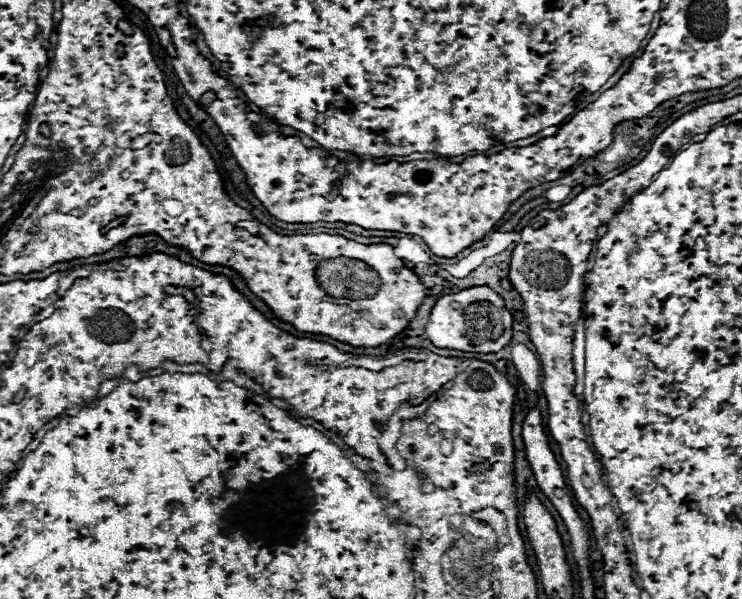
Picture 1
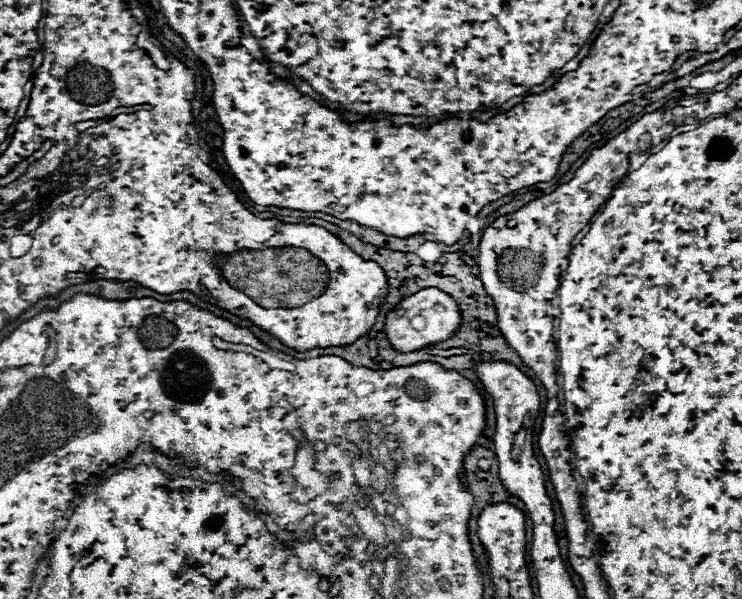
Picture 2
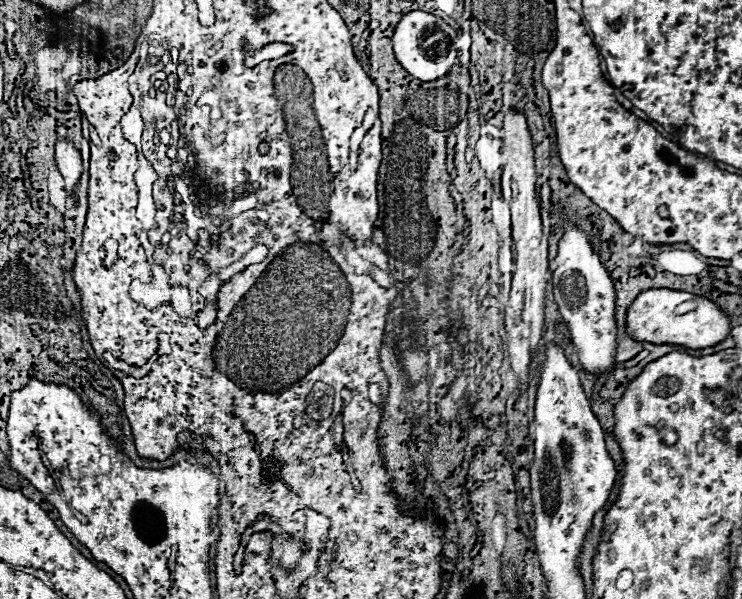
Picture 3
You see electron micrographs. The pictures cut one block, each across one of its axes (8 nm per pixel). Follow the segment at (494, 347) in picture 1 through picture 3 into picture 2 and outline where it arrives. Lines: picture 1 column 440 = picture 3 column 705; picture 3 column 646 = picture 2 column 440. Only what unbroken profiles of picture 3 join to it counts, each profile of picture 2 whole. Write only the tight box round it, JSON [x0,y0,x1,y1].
[386,288,462,352]

